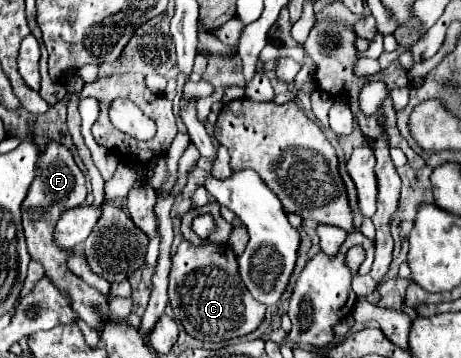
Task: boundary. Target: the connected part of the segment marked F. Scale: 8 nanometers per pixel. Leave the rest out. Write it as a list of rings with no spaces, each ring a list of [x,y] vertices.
[[[51,142],[37,160],[37,176],[27,192],[27,198],[23,200],[23,230],[25,230],[25,240],[27,240],[27,250],[31,254],[31,260],[39,262],[45,270],[45,278],[49,278],[57,290],[61,290],[69,302],[73,312],[83,318],[93,330],[99,330],[99,316],[93,310],[93,306],[97,306],[101,312],[109,314],[107,310],[107,302],[103,300],[103,296],[91,288],[89,284],[85,284],[79,276],[75,276],[69,268],[67,268],[67,260],[75,250],[63,250],[55,244],[53,232],[55,232],[55,224],[59,220],[59,216],[75,206],[81,206],[85,202],[87,196],[87,184],[85,184],[85,176],[83,172],[77,168],[71,152],[57,142]]]

